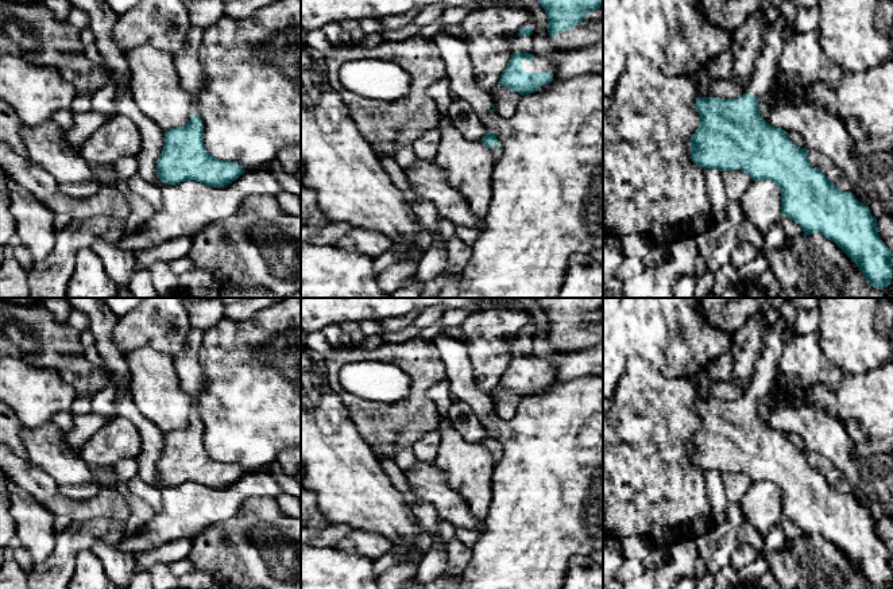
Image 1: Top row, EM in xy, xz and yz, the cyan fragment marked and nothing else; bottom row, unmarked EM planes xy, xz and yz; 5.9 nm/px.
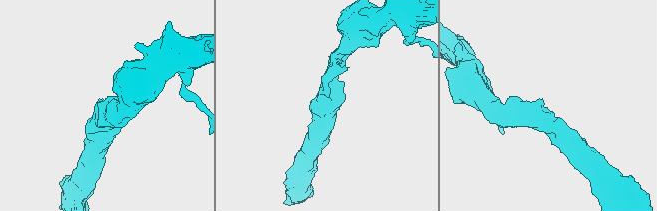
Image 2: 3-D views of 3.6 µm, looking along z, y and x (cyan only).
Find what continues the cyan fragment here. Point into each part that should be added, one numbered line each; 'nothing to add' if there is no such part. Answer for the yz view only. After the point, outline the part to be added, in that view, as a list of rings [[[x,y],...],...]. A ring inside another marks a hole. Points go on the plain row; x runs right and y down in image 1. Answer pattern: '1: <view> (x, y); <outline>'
1: yz (766, 368); [[[780,318],[774,325],[766,329],[764,340],[764,350],[755,365],[755,372],[747,395],[759,400],[769,394],[772,383],[778,372],[778,360],[785,345],[784,332],[792,328],[784,318]]]

